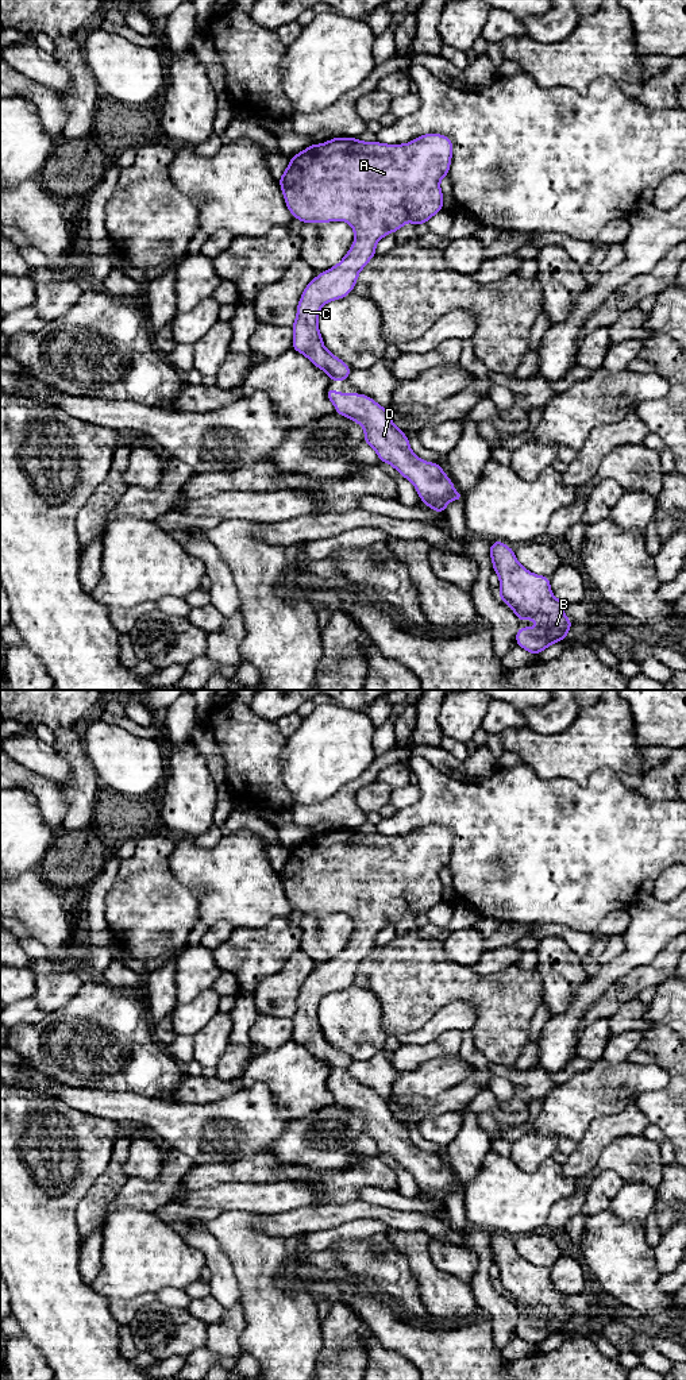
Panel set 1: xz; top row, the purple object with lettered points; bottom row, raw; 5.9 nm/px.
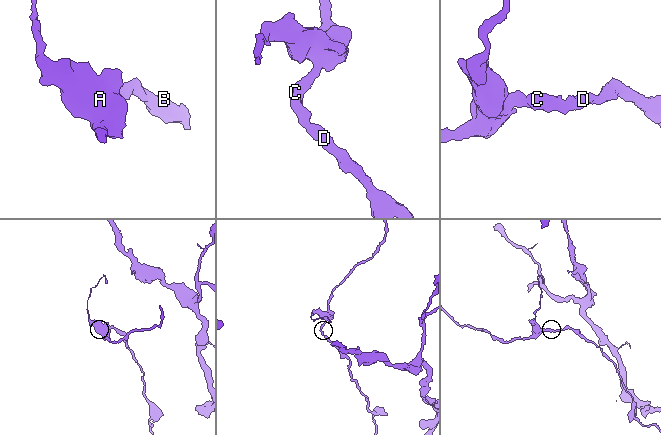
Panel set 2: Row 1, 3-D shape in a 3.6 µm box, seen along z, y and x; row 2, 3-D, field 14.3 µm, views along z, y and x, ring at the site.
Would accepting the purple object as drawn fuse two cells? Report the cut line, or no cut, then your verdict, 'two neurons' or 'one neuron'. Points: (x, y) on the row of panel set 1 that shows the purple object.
cut none; one neuron

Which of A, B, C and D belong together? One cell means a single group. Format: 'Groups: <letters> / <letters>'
Groups: A B C D

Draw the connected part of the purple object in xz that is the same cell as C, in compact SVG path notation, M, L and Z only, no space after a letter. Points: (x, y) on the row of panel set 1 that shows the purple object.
M425 134L405 144L335 136L329 142L311 144L293 155L278 180L293 217L304 224L343 220L355 234L346 257L335 267L320 273L304 289L292 325L292 348L325 371L331 381L346 381L351 369L324 347L317 325L320 308L354 290L359 271L375 257L375 244L381 238L398 231L406 221L416 225L427 223L443 209L444 194L439 182L450 171L451 157L452 140L442 134Z

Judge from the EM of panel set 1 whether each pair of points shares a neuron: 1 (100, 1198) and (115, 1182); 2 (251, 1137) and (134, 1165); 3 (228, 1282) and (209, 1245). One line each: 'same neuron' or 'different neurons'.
1: same neuron
2: different neurons
3: same neuron

